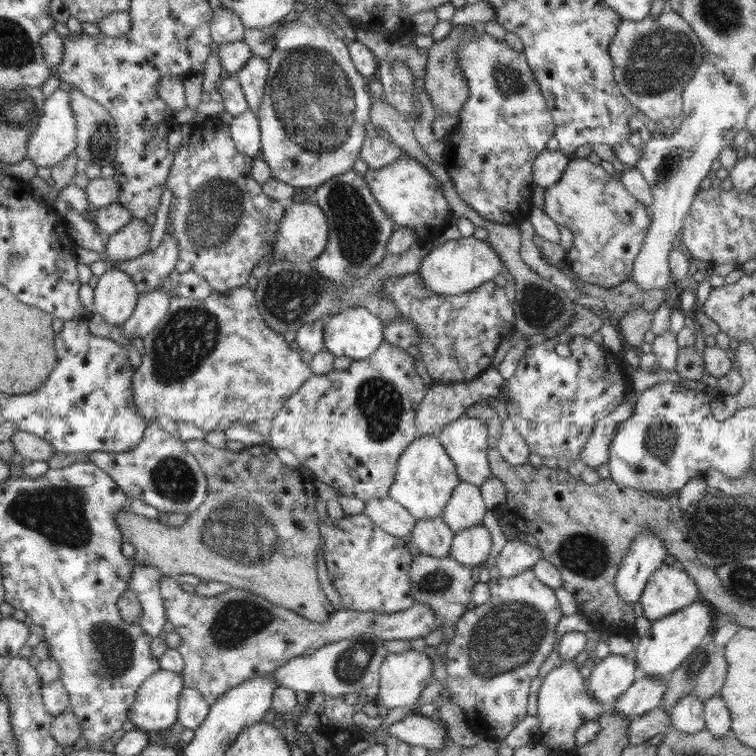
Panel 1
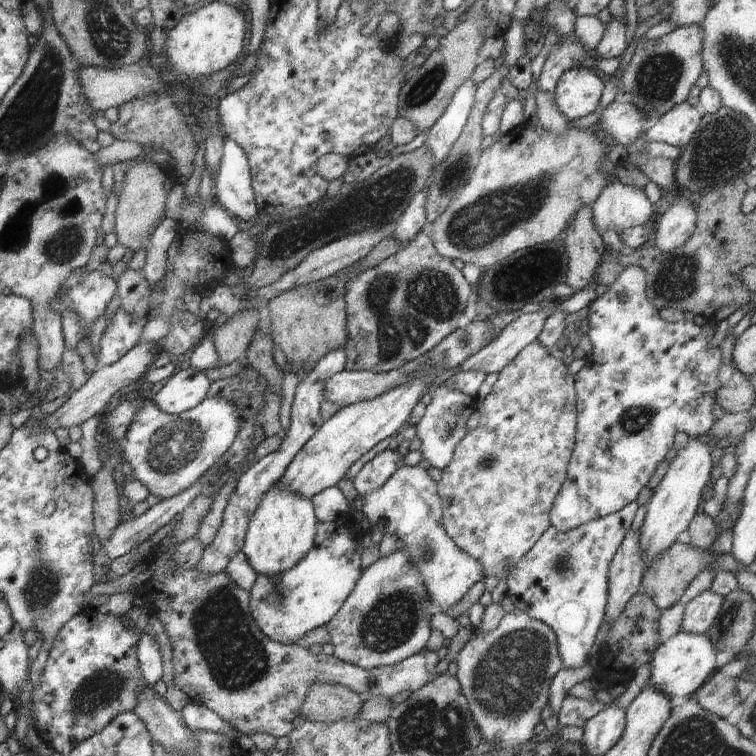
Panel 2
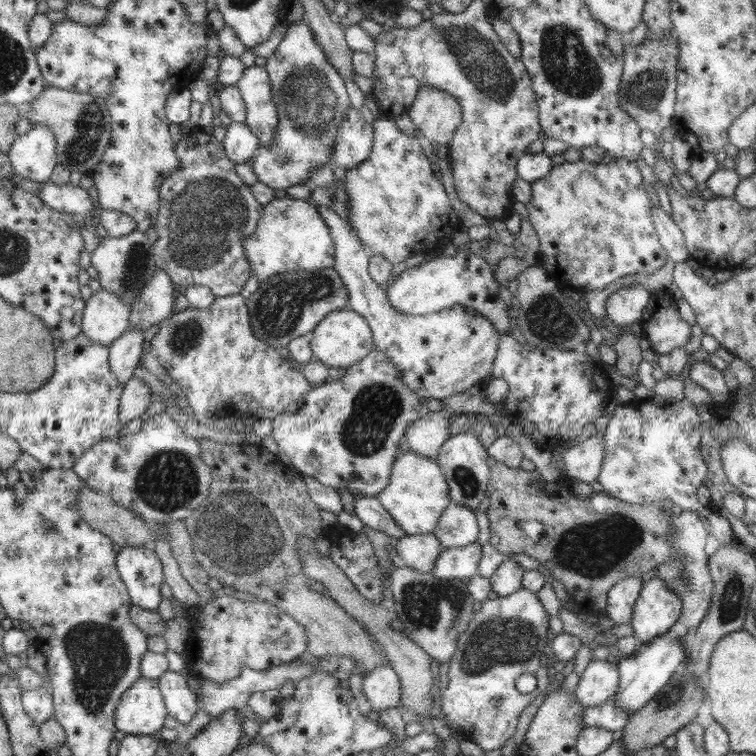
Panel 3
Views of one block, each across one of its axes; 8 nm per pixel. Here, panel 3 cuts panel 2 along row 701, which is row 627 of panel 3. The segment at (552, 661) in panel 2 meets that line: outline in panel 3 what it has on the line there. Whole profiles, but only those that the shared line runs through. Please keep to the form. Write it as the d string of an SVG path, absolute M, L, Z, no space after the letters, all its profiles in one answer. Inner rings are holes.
M521 588L514 594L494 599L486 599L479 612L475 612L466 631L460 635L454 655L449 660L448 686L438 694L439 709L452 731L460 732L465 738L476 743L485 752L502 748L510 740L518 726L522 710L540 693L549 689L552 670L549 660L550 640L548 639L549 618L536 592ZM522 674L532 674L536 678L534 691L523 694L516 689L516 680Z

